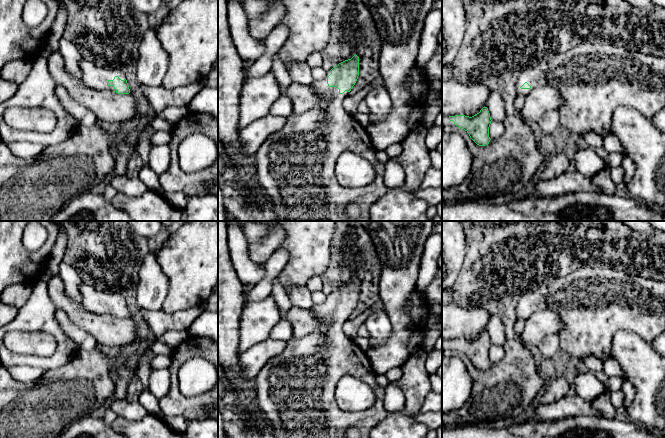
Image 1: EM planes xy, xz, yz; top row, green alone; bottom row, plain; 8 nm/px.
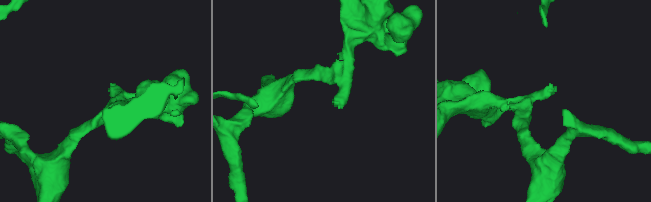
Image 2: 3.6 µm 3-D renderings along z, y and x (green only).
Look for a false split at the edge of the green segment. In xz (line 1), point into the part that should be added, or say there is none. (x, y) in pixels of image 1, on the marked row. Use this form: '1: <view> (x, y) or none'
1: xz (296, 166)

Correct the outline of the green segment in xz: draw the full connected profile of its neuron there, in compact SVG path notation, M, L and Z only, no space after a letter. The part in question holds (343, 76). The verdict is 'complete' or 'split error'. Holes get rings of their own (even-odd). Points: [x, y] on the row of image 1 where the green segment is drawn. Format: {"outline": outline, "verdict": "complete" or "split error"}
{"outline": "M355 54L326 72L321 80L313 80L310 84L316 93L327 93L330 104L325 110L313 109L303 114L291 114L280 131L277 131L263 142L254 154L257 179L271 200L277 221L370 221L370 208L382 196L388 193L389 188L384 184L385 163L376 158L376 151L369 135L355 118L343 107L344 99L355 85L359 76L359 57ZM344 151L352 151L367 159L377 168L375 178L369 184L351 188L341 185L336 177L336 164ZM356 203L361 210L357 217L347 214L347 207Z", "verdict": "split error"}

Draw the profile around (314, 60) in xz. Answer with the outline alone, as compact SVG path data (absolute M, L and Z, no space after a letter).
M315 52L312 53L306 63L308 64L308 66L312 69L312 68L316 68L316 67L321 67L322 66L322 55L320 52Z

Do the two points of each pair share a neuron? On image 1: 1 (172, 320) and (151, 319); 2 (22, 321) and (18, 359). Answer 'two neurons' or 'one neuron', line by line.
1: one neuron
2: one neuron

